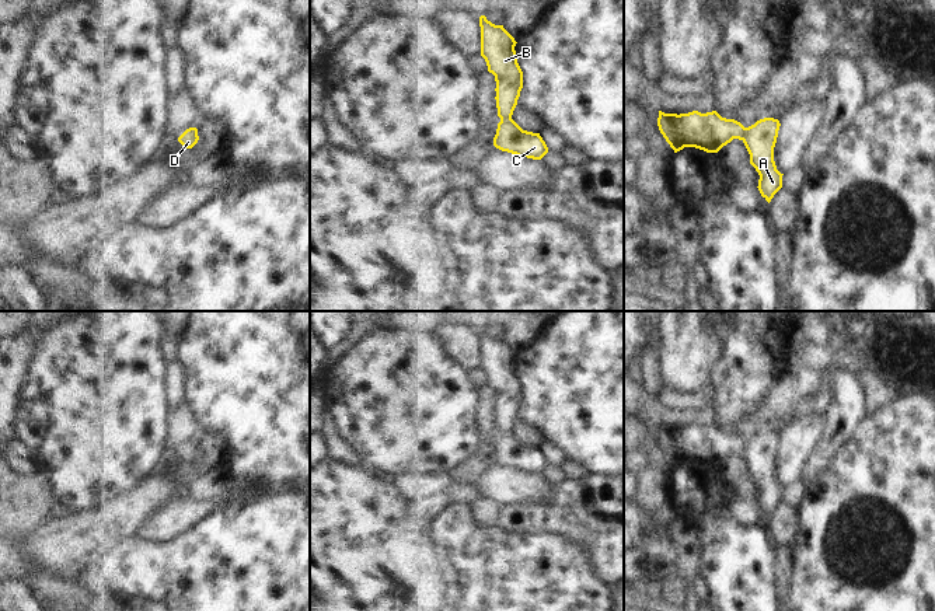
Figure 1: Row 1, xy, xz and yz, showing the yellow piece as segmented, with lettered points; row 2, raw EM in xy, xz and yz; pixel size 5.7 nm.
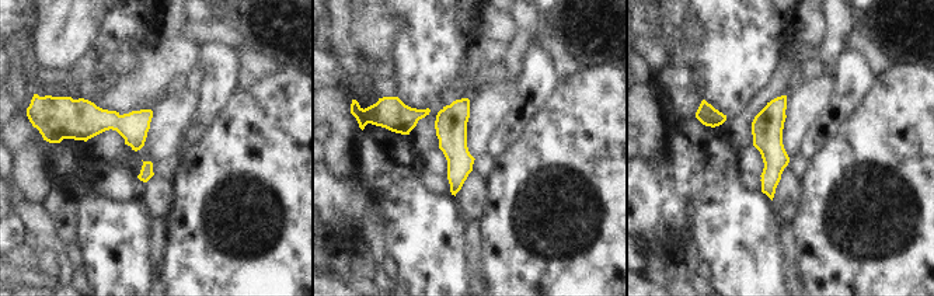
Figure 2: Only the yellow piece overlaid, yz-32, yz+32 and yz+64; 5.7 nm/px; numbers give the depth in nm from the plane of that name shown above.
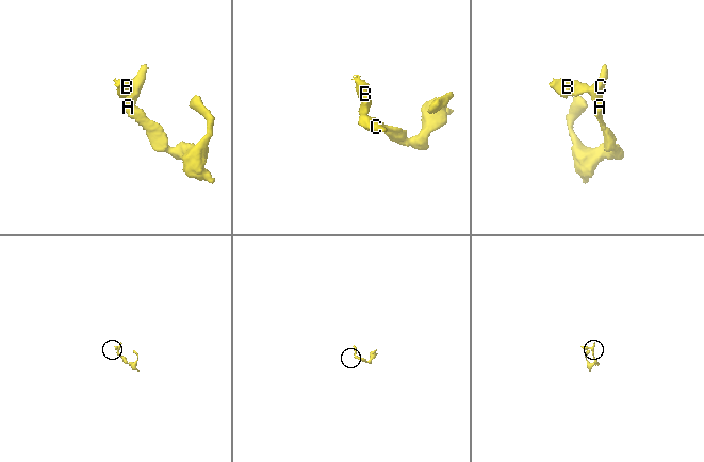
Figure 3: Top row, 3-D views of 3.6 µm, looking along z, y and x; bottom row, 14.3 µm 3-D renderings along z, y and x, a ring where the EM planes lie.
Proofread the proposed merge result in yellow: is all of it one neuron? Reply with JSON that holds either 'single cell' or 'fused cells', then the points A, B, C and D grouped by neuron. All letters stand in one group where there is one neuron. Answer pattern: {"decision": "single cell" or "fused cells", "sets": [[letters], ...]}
{"decision": "single cell", "sets": [["A", "B", "C", "D"]]}

